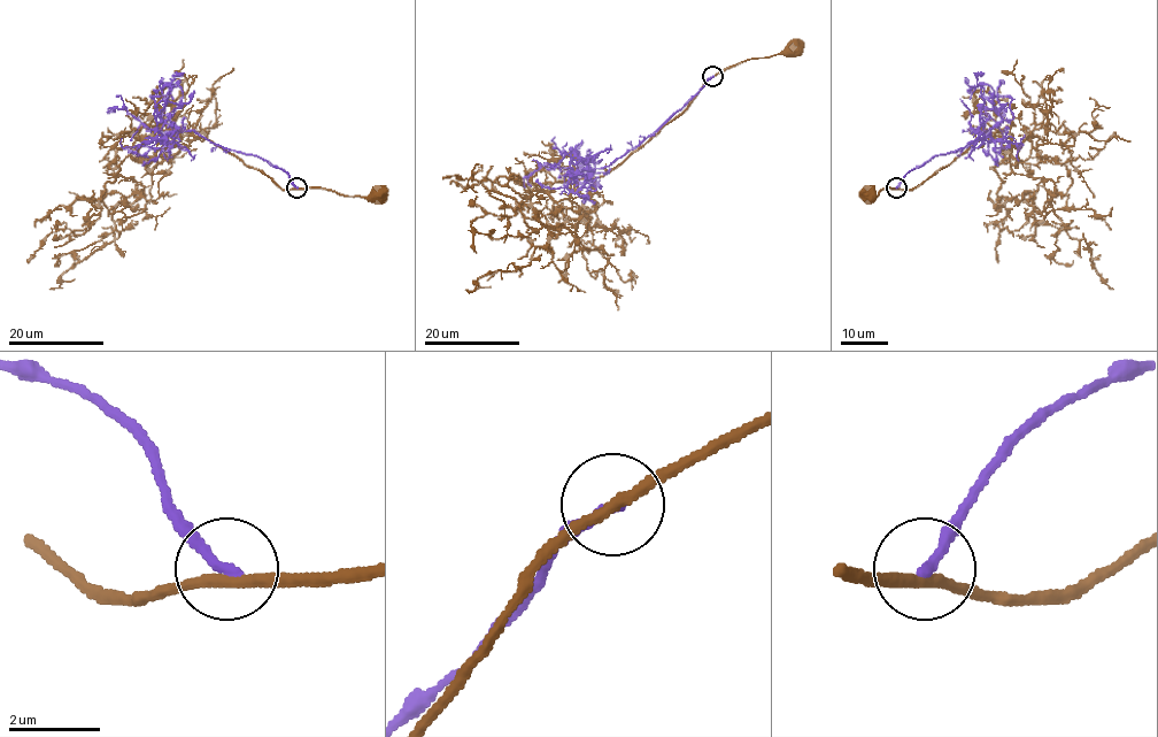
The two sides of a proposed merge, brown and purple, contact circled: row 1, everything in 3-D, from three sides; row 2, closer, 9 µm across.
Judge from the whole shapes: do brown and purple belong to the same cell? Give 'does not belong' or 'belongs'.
does not belong

